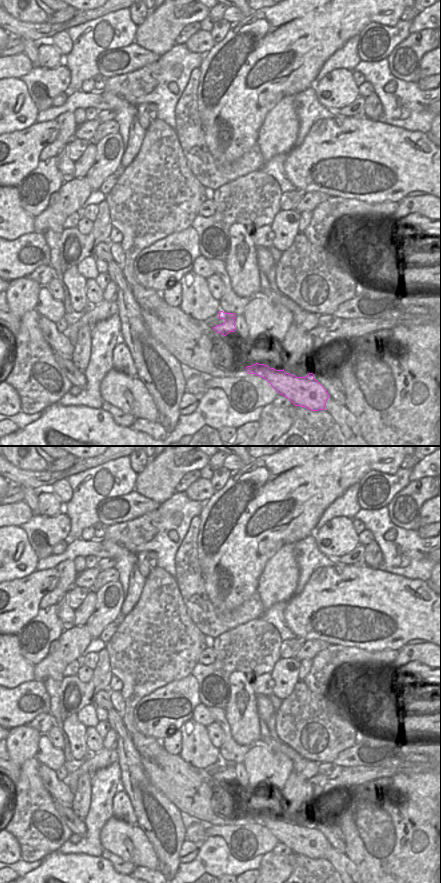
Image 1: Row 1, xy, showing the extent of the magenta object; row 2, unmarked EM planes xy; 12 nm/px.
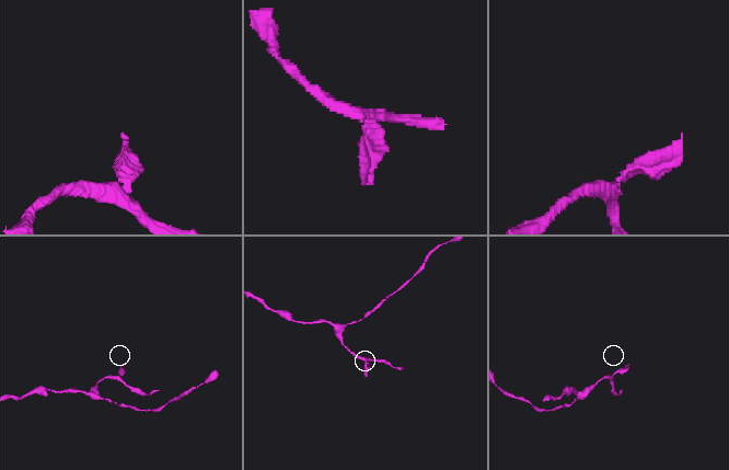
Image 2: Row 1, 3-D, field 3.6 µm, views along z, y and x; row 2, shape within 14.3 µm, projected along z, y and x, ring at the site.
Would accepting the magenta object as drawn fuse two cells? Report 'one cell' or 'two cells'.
one cell

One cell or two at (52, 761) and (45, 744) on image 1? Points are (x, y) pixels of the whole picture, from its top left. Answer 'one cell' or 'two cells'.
one cell

